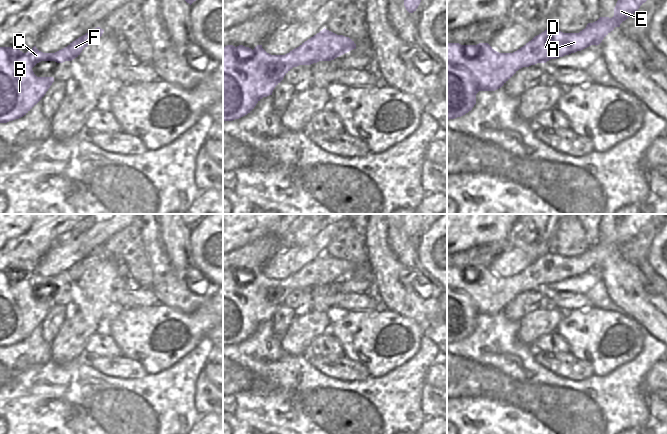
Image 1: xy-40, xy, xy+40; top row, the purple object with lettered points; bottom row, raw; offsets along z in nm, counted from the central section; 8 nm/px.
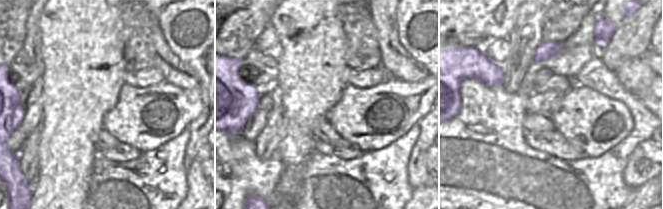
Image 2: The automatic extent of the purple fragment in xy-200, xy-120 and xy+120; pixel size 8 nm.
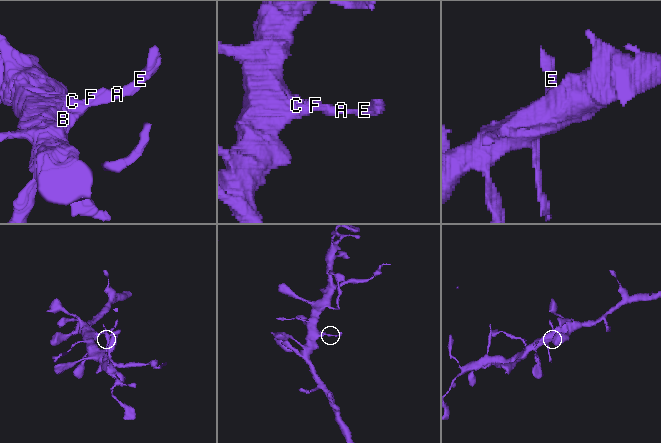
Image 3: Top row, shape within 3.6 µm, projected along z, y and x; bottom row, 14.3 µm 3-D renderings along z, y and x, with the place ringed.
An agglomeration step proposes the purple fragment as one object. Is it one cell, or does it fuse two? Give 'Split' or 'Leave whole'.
Leave whole

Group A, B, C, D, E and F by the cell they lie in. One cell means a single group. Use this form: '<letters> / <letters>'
A B C D E F

